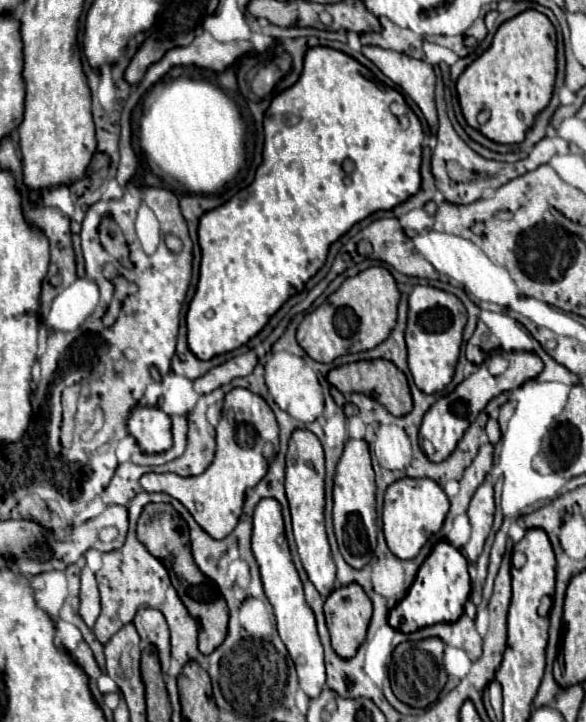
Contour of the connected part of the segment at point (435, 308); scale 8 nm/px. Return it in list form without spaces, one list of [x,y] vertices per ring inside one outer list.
[[[416,285],[412,289],[412,293],[408,295],[406,345],[408,345],[408,367],[420,391],[430,395],[442,391],[452,381],[464,325],[466,309],[456,295],[440,291],[430,285]]]

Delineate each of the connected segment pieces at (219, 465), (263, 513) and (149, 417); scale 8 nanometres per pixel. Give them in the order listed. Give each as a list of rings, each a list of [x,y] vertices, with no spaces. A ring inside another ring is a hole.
[[[232,389],[226,397],[224,397],[224,415],[220,425],[216,427],[216,443],[218,443],[218,451],[216,457],[212,461],[212,465],[198,477],[180,477],[176,473],[146,473],[140,477],[140,487],[146,489],[148,493],[168,493],[174,499],[178,499],[196,519],[196,523],[214,539],[224,539],[238,523],[240,513],[242,513],[242,503],[244,503],[244,491],[248,487],[254,487],[268,471],[268,461],[262,455],[262,447],[270,441],[270,439],[278,439],[278,423],[274,417],[274,411],[270,409],[270,405],[256,393],[248,391],[248,389]],[[194,505],[202,505],[200,511],[196,511]]]
[[[266,497],[262,499],[254,510],[252,516],[252,551],[260,567],[260,577],[264,583],[266,597],[270,599],[278,623],[280,639],[284,641],[292,661],[296,663],[300,689],[308,697],[318,697],[322,687],[326,687],[326,671],[324,661],[324,649],[316,631],[316,619],[312,609],[306,605],[302,581],[298,577],[298,571],[292,563],[290,548],[284,535],[284,523],[282,523],[282,507],[276,499]]]
[[[136,405],[128,417],[128,431],[130,431],[130,435],[136,437],[136,441],[144,453],[162,453],[162,451],[170,449],[170,445],[172,445],[170,429],[172,429],[170,417],[166,413],[162,413],[162,409],[158,409],[158,407]]]

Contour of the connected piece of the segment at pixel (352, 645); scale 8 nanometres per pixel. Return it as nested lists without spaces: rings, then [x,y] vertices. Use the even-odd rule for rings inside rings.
[[[358,583],[334,589],[324,603],[326,625],[332,635],[334,651],[350,659],[366,639],[366,629],[372,617],[372,603]]]

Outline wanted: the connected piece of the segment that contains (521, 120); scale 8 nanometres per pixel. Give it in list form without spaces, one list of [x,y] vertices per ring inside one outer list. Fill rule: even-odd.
[[[526,9],[526,11],[518,13],[516,17],[504,21],[498,27],[498,31],[492,39],[492,45],[472,65],[468,65],[464,69],[464,73],[458,77],[456,89],[458,89],[460,107],[462,107],[462,113],[464,113],[464,119],[468,121],[468,125],[472,125],[474,129],[478,129],[482,135],[486,135],[488,139],[492,139],[496,143],[520,143],[526,135],[526,129],[534,123],[534,117],[550,103],[555,79],[556,29],[544,13],[540,13],[536,9]],[[482,109],[490,111],[490,119],[484,125],[480,125],[476,121],[476,117]]]

